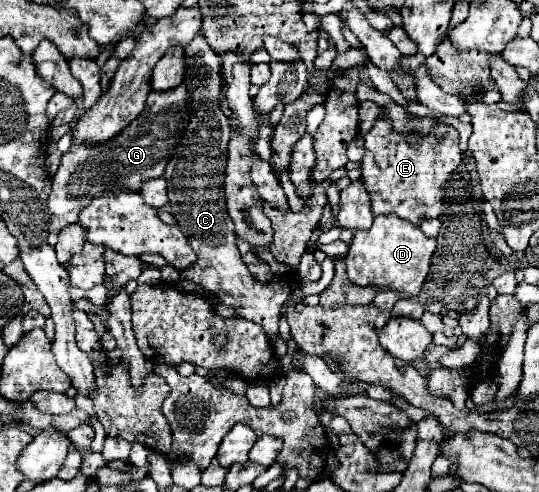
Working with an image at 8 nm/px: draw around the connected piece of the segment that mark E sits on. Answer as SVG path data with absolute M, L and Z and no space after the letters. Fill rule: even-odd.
M381 110L373 128L363 134L365 154L361 158L361 182L369 192L371 212L379 214L397 214L403 220L419 226L423 218L439 218L445 204L445 188L453 172L461 162L459 152L459 134L453 126L435 124L429 134L421 134L417 144L407 142L411 132L397 132L387 116ZM453 158L453 164L451 164Z

